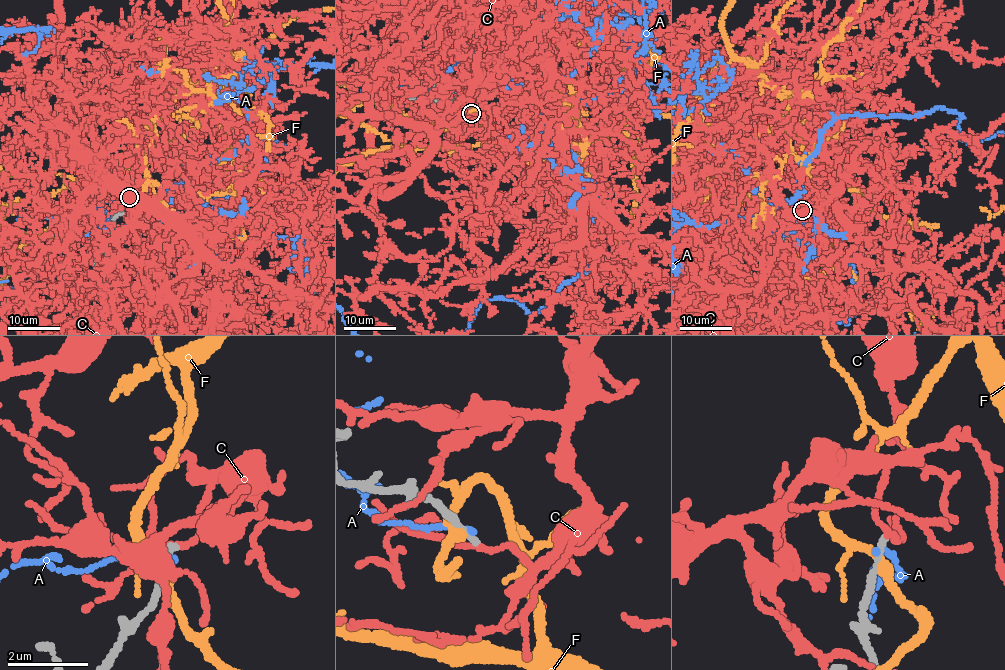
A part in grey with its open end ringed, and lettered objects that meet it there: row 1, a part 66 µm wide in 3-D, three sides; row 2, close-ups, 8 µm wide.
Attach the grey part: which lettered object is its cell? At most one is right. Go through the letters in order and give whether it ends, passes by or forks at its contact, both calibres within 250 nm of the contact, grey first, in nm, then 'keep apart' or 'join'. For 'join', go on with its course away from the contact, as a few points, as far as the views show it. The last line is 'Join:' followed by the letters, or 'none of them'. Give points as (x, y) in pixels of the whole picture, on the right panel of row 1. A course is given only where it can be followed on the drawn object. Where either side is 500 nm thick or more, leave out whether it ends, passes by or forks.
A: it ends | 170/120 nm | keep apart
C: it passes by | 140/120 nm | keep apart
F: it passes by | 190/240 nm | keep apart
Join: none of them

